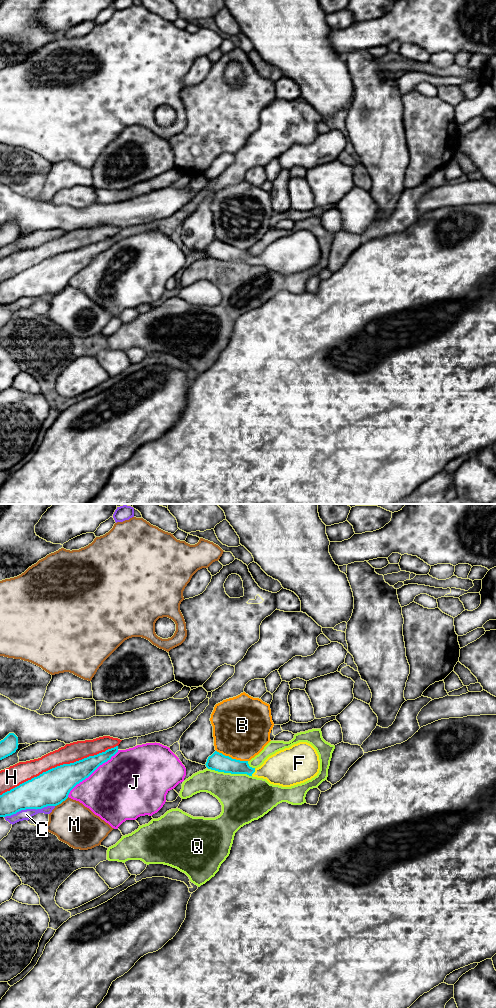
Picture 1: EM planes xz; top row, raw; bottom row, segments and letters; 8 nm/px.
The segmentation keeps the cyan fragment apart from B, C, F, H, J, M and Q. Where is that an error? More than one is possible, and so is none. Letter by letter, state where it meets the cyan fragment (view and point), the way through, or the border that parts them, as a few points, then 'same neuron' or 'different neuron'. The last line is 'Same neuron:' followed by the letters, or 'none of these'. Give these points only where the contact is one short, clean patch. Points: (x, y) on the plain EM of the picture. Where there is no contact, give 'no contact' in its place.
B: contact xz (231, 246); different neuron
C: contact xz (29, 296); different neuron
F: contact xz (254, 259); way xz (226, 252), (254, 259), (285, 256); same neuron
H: contact xz (58, 254); different neuron
J: contact xz (91, 261); different neuron
M: contact xz (61, 290); different neuron
Q: contact xz (229, 260); different neuron
Same neuron: F

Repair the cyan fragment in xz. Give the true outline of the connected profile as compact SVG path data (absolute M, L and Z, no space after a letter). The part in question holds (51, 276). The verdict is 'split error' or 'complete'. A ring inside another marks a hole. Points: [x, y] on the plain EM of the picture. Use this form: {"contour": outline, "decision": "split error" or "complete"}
{"contour": "M118 234L74 251L57 254L3 281L0 283L0 305L11 304L21 298L61 292L77 272L117 240Z", "decision": "complete"}

